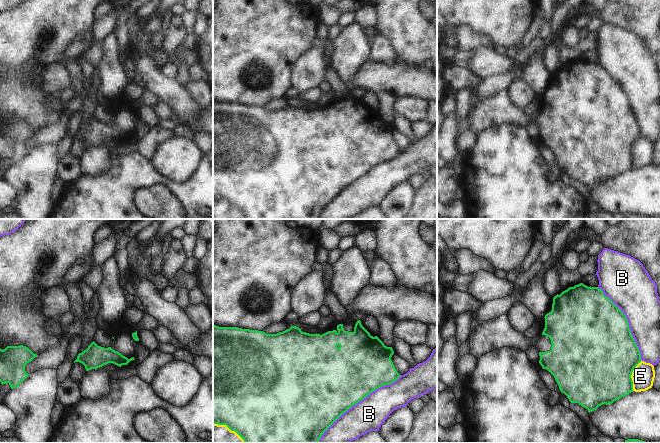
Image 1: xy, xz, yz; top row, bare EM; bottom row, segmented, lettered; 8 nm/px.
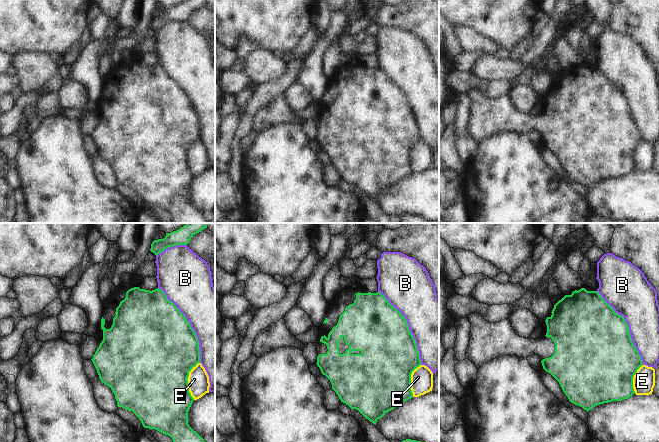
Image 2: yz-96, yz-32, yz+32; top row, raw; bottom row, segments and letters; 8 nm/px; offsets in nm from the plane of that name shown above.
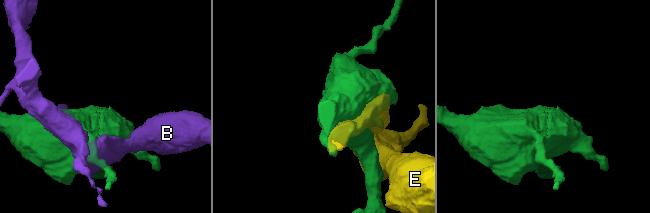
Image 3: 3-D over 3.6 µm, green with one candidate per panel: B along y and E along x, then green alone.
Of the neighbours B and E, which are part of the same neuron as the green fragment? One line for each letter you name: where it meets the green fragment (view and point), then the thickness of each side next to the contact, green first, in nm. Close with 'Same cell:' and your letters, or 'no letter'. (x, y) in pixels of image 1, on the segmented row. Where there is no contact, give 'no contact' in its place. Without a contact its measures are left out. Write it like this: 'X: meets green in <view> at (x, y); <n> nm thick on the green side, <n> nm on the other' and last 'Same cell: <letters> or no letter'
Same cell: no letter

